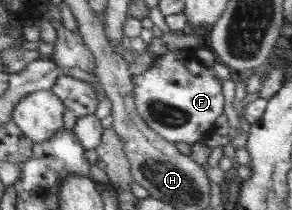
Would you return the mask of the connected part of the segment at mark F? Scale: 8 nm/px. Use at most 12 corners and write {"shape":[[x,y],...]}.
{"shape":[[194,52],[159,56],[132,78],[146,125],[170,143],[204,142],[222,84]]}

